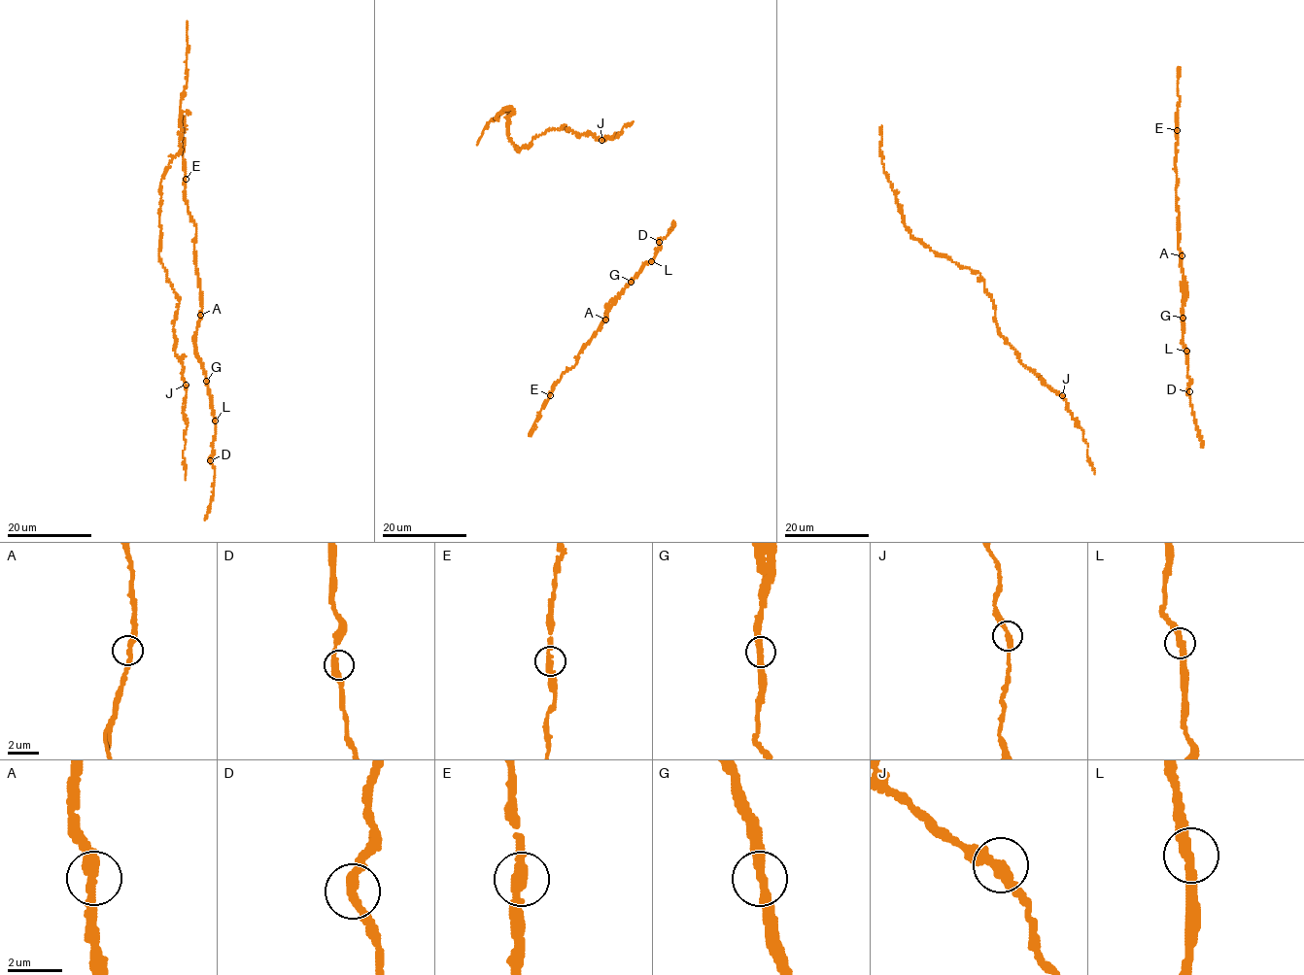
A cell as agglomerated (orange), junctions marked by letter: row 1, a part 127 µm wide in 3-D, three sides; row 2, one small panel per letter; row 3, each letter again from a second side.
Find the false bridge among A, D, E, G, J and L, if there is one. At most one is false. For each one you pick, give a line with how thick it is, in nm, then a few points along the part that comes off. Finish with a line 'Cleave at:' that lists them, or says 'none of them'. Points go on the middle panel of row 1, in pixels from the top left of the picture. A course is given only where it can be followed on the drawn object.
Cleave at: none of them

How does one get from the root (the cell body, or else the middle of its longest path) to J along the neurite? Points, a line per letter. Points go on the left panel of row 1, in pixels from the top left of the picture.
J: (185, 448), (186, 385)

